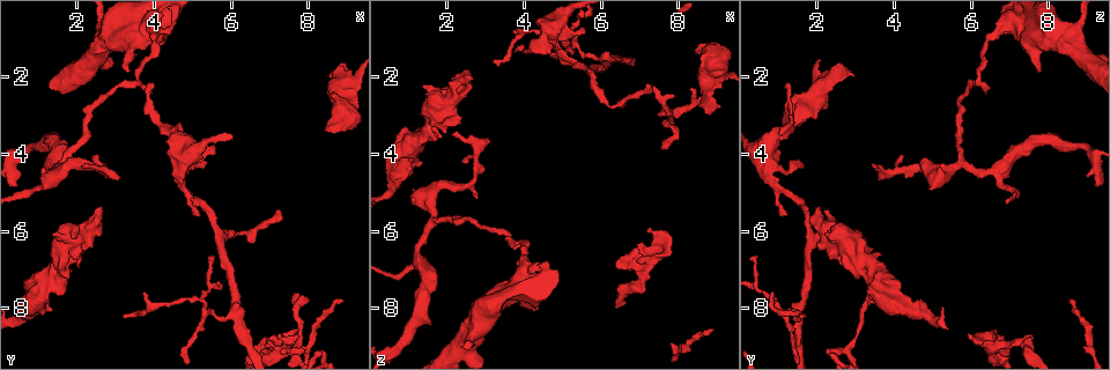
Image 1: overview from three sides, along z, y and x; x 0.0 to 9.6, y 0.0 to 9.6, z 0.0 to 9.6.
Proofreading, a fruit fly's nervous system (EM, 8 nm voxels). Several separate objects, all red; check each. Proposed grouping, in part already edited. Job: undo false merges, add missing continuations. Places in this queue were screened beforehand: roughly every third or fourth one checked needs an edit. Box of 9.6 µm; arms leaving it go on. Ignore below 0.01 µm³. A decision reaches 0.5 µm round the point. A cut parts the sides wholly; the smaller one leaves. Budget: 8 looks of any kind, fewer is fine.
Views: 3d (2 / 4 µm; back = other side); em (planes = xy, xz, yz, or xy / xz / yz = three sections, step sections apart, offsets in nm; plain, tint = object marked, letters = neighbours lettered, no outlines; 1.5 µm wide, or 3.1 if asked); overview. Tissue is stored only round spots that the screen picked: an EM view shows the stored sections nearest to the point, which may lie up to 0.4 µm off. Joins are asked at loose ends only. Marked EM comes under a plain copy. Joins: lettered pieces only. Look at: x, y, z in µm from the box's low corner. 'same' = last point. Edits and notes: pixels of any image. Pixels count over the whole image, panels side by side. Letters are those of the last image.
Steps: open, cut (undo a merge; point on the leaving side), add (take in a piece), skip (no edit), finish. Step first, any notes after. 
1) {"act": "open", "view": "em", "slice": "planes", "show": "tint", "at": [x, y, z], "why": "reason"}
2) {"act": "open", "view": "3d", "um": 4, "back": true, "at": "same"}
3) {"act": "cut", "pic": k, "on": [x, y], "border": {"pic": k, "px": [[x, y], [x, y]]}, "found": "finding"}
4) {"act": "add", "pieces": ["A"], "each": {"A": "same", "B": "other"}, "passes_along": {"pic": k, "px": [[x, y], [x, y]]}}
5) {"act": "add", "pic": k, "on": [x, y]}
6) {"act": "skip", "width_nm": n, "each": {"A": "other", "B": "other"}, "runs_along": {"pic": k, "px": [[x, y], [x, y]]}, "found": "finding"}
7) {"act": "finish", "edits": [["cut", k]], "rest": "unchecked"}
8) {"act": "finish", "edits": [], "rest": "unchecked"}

{"act": "open", "view": "em", "slice": "yz", "step": 4, "show": "tint", "at": [5.00, 5.60, 1.20], "why": "free end"}

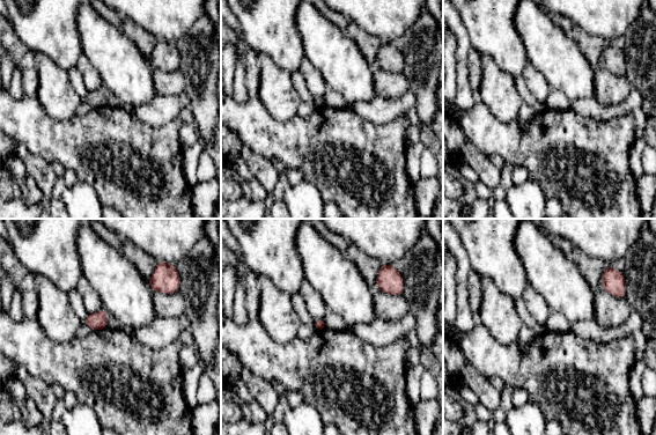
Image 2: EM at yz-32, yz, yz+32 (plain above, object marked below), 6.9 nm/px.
{"act": "open", "view": "em", "slice": "planes", "show": "letters", "at": "same"}

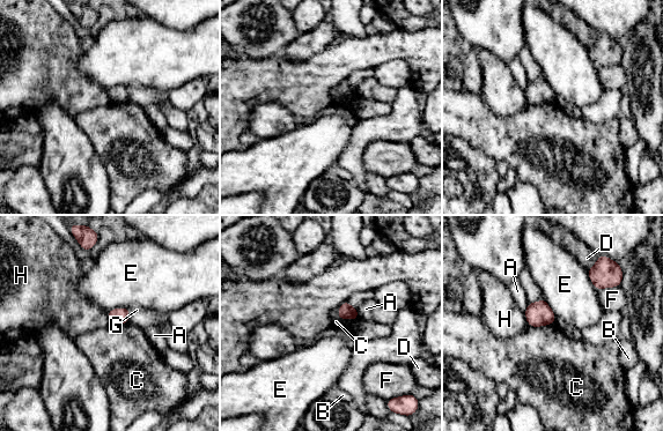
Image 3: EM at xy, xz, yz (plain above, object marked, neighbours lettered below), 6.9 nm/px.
{"act": "skip", "width_nm": 110, "each": {"A": "other", "B": "other", "C": "other", "D": "other", "E": "other", "F": "other", "G": "other", "H": "other"}, "border": {"pic": 3, "px": [[523, 312], [528, 324]]}, "found": "none of them fits"}

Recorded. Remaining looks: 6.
{"act": "open", "view": "em", "slice": "xy", "step": 8, "show": "letters", "at": [8.45, 3.35, 1.35], "why": "an open end"}

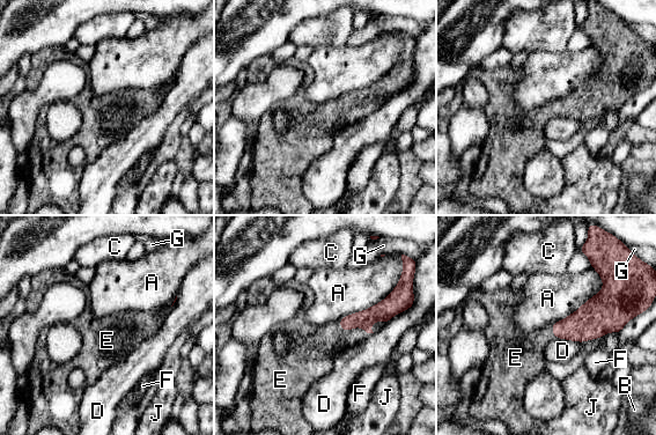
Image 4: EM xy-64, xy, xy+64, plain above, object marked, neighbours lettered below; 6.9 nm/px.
{"act": "open", "view": "em", "slice": "planes", "show": "letters", "at": "same", "why": "another direction"}

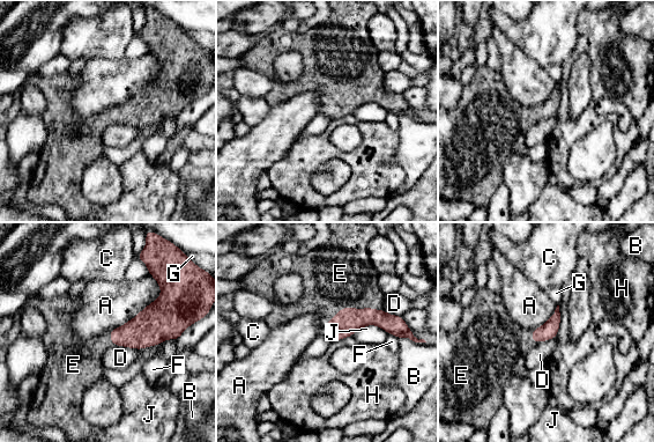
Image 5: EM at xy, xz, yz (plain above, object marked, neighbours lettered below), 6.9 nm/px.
{"act": "add", "pieces": ["E"], "each": {"A": "other", "B": "other", "C": "other", "D": "other", "E": "same", "F": "other", "G": "other", "H": "other", "J": "other"}, "passes_along": {"pic": 5, "px": [[343, 324], [352, 308], [340, 274]]}, "found": "it goes on there"}

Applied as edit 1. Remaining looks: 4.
{"act": "open", "view": "3d", "um": 2, "at": [8.90, 1.95, 2.85], "why": "an open end"}

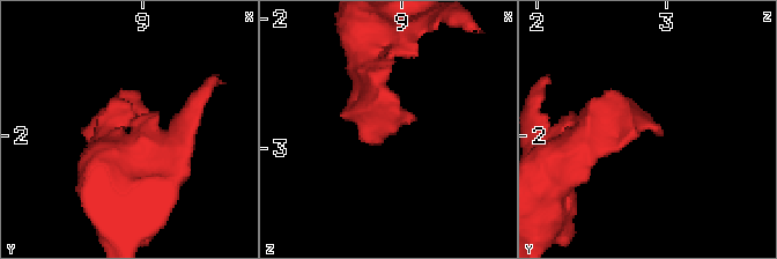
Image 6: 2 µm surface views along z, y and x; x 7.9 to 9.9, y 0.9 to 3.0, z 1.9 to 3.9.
{"act": "open", "view": "em", "slice": "yz", "step": 4, "show": "letters", "at": [8.92, 1.96, 2.84], "why": "shape alone is not enough"}

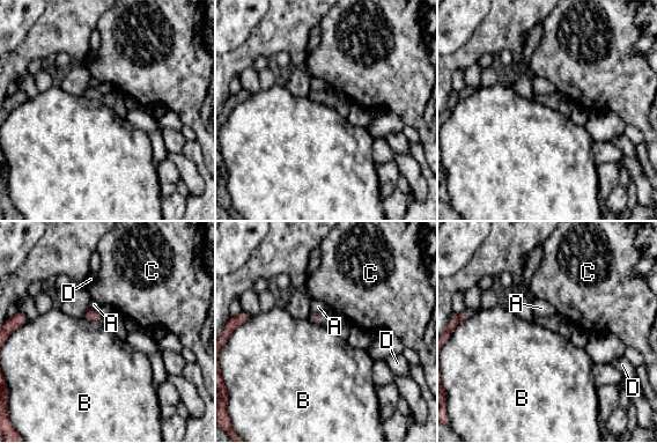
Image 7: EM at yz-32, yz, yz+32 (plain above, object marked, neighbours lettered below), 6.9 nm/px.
{"act": "skip", "longest_contact_nm": ["B", 100], "each": {"A": "other", "B": "other", "C": "other", "D": "other"}, "found": "no lettered piece goes on from it"}

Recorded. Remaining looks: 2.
{"act": "finish", "edits": [["add", 5]], "rest": "unchecked"}

